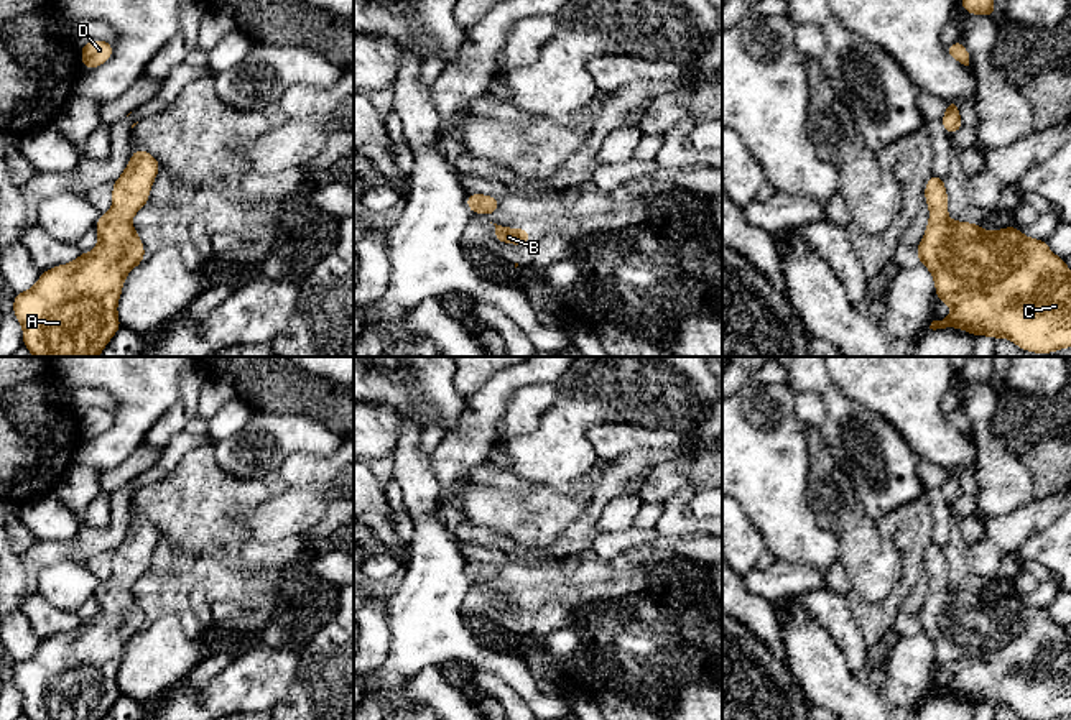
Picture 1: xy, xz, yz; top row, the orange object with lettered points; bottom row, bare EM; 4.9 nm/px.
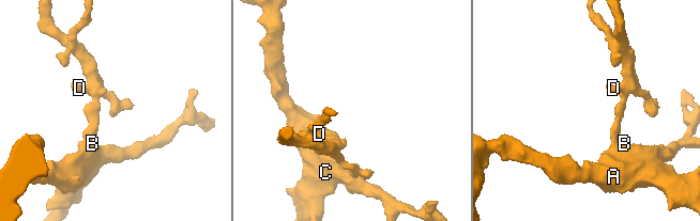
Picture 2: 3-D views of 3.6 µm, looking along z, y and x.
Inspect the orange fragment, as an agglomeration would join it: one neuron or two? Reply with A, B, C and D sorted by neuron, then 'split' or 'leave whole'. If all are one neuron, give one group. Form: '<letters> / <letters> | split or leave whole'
A B C D | leave whole

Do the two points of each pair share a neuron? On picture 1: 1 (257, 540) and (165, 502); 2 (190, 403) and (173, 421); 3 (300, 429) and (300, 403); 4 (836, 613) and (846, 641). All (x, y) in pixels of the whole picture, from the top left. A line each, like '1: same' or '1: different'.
1: different
2: same
3: different
4: same

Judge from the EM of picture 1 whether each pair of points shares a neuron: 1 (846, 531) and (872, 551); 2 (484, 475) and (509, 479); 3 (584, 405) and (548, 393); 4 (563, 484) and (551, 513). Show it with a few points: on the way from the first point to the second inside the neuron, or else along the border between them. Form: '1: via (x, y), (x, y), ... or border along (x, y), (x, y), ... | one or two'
1: via (853, 536), (866, 549) | one
2: via (491, 475), (502, 477) | one
3: border along (561, 388), (537, 429) | two
4: border along (591, 469), (573, 493), (538, 484) | two

